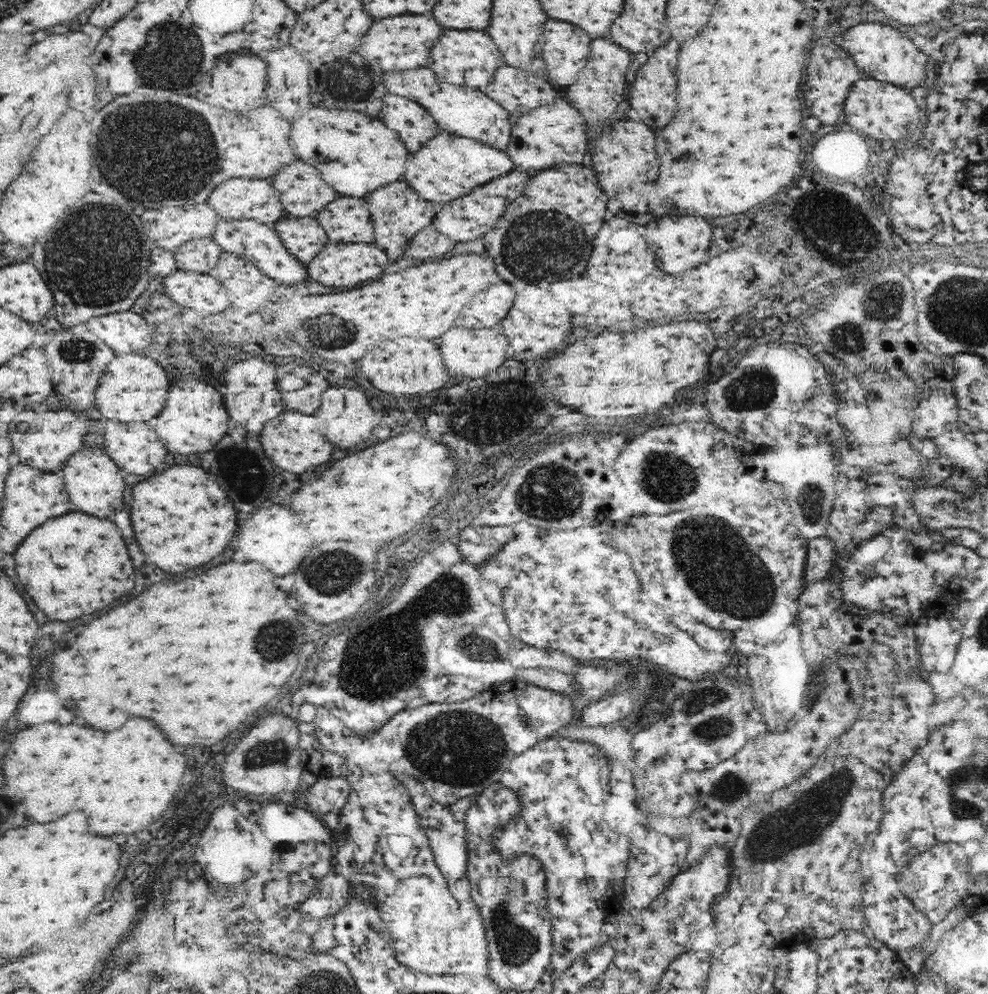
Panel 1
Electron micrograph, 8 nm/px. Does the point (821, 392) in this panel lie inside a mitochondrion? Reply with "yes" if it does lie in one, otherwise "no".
no

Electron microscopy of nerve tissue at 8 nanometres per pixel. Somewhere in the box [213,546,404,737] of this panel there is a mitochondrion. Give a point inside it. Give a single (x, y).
(275, 641)

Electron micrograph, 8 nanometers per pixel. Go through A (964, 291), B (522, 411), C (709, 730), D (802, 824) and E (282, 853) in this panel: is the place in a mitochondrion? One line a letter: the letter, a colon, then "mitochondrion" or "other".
A: mitochondrion
B: mitochondrion
C: mitochondrion
D: mitochondrion
E: mitochondrion

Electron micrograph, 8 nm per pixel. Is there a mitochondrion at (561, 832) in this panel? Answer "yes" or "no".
yes

